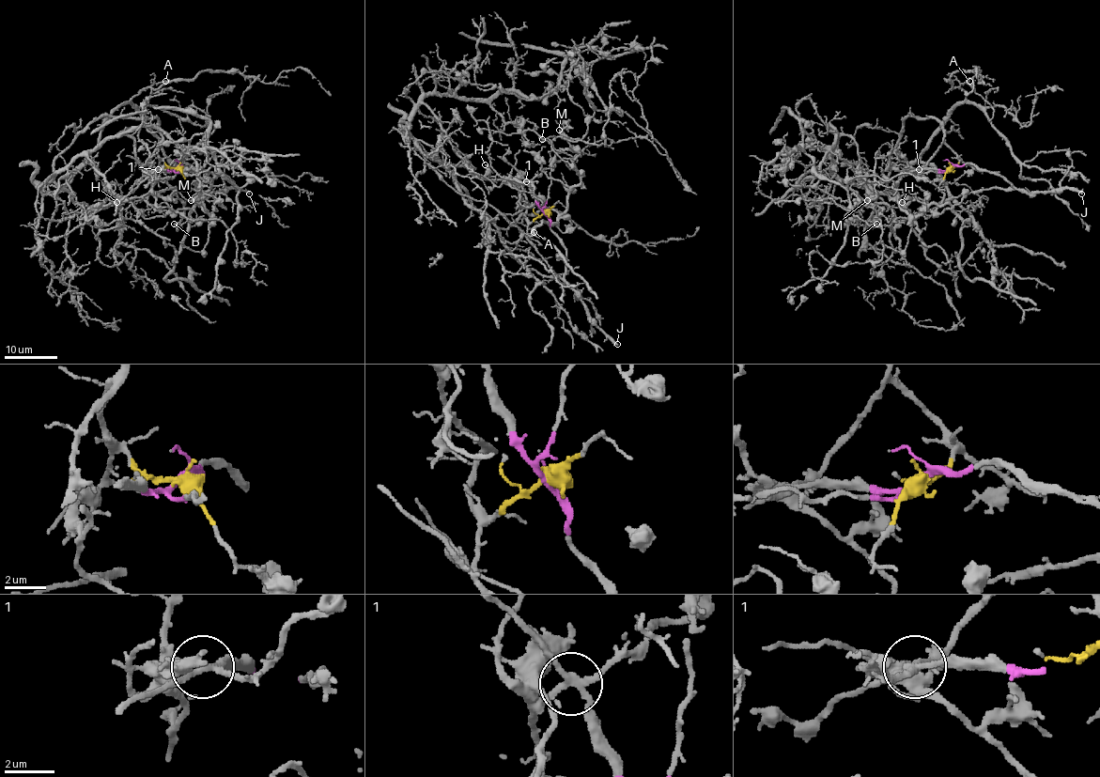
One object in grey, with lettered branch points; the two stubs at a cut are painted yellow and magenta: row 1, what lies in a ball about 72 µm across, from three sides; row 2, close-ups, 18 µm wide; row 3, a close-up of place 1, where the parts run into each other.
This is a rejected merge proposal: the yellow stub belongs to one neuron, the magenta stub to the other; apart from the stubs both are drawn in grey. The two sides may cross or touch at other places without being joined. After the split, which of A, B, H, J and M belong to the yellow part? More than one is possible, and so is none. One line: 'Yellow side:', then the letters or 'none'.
Yellow side: A, B

